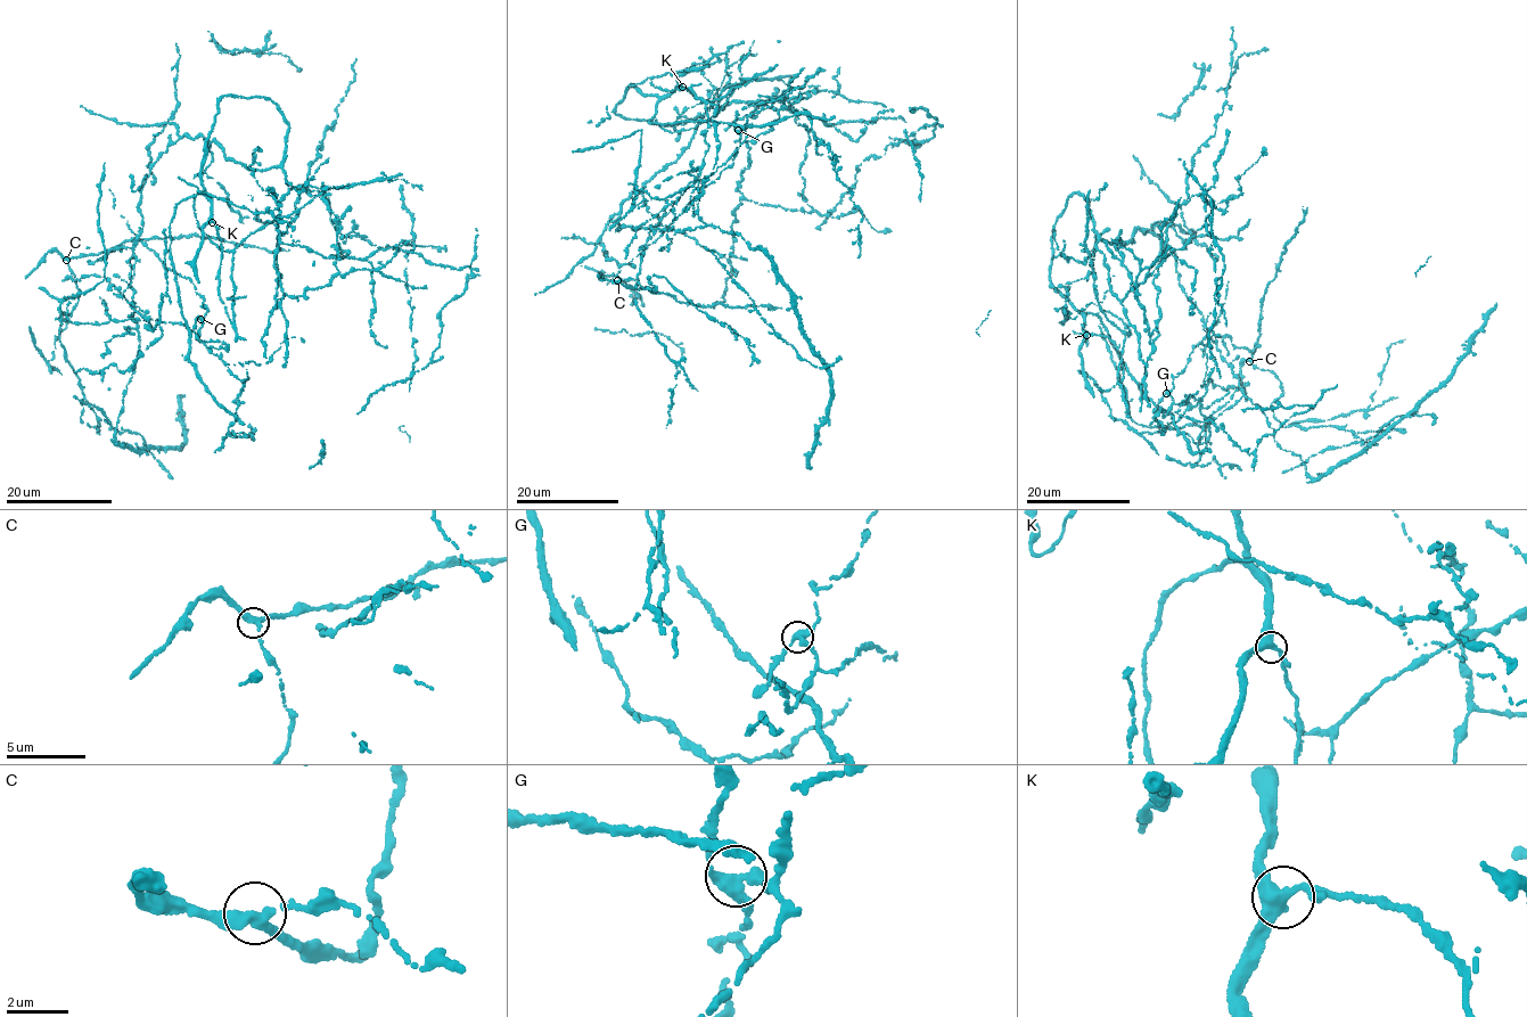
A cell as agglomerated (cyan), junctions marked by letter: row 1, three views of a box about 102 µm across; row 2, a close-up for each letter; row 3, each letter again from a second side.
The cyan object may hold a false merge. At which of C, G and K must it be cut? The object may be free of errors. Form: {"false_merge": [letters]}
{"false_merge": ["G"]}

